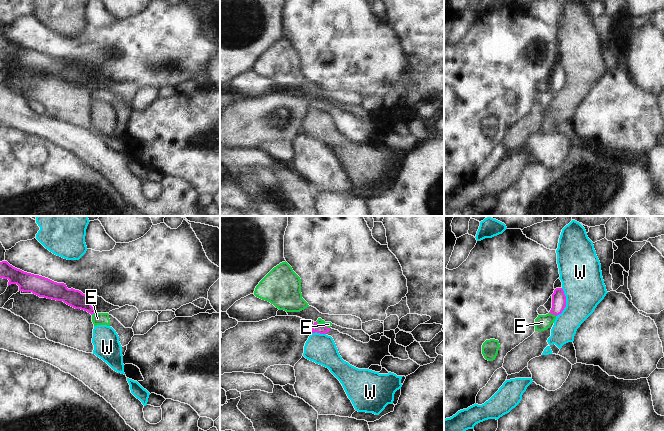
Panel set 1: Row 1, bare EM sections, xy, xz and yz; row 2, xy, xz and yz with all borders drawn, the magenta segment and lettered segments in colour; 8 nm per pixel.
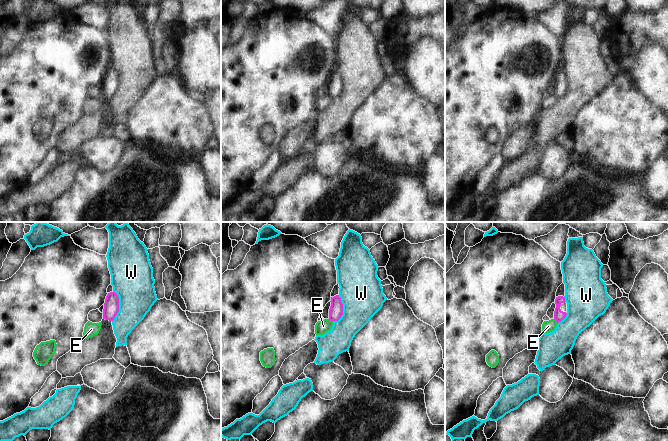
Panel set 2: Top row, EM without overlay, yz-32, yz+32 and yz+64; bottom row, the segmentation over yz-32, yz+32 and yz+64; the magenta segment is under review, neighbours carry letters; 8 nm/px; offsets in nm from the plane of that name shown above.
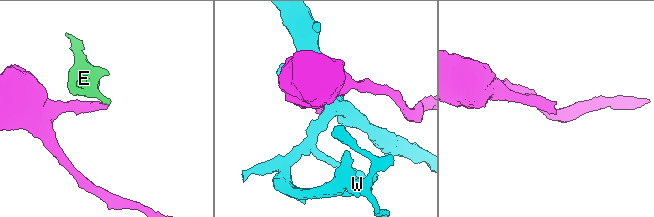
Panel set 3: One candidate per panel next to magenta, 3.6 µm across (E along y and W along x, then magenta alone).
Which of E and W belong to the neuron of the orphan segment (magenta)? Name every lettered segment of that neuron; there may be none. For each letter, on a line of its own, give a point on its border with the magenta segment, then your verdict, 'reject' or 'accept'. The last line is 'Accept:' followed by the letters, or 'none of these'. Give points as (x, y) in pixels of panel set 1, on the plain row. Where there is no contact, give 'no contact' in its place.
E: xz (322, 100) | reject
W: yz (565, 79) | reject
Accept: none of these

